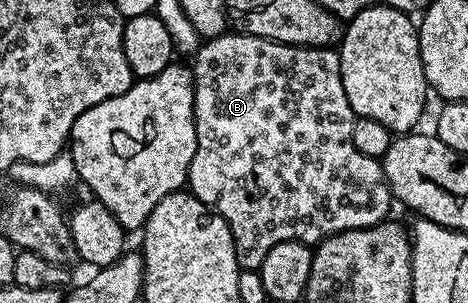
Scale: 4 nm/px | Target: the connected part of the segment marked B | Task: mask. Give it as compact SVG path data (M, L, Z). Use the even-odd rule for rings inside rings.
M223 33L217 35L215 39L206 39L202 46L198 48L197 55L192 59L192 70L194 72L194 124L196 125L196 153L192 157L192 165L190 166L190 174L188 176L188 190L190 194L195 195L200 201L204 201L204 205L208 205L211 211L220 213L220 217L224 217L224 221L228 221L230 232L234 238L234 248L236 249L236 261L239 268L244 271L257 271L262 266L264 257L268 257L268 249L272 249L272 245L280 245L284 241L298 240L299 243L307 245L317 245L326 238L327 235L335 235L341 231L351 231L352 229L364 229L371 227L377 223L383 222L387 218L386 215L390 211L390 203L392 204L392 196L390 186L386 184L384 177L384 169L379 160L368 157L364 153L360 153L360 149L356 149L356 145L352 141L352 129L354 128L355 113L352 105L348 105L348 93L344 93L344 81L340 73L340 57L338 51L329 47L302 47L296 44L281 44L280 41L265 40L264 37L252 35L239 35L237 33Z

